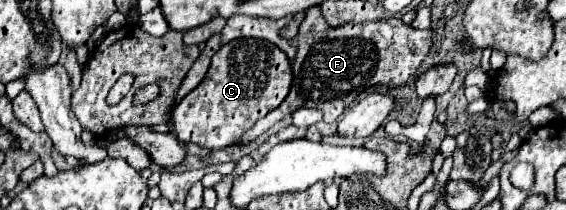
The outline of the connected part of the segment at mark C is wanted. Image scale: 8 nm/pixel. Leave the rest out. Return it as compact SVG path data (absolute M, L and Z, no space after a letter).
M258 38L232 40L212 58L204 80L174 108L172 124L180 142L194 142L208 150L226 148L256 120L282 104L292 86L292 66L286 54Z

